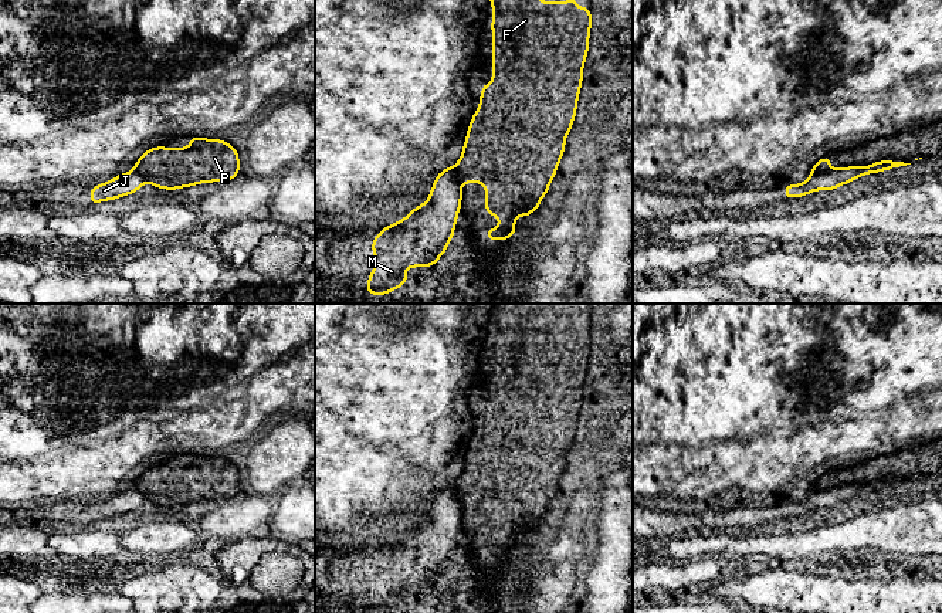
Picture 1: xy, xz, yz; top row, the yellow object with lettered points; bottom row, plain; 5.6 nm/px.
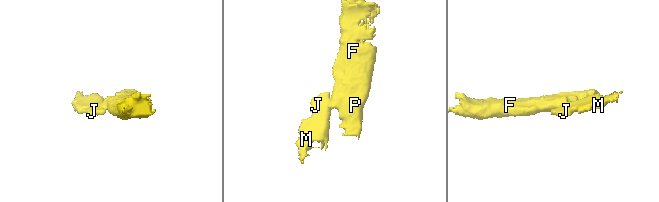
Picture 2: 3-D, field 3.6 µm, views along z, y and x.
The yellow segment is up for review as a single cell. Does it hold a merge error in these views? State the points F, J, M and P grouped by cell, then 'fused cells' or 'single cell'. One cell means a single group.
F P / J M | fused cells

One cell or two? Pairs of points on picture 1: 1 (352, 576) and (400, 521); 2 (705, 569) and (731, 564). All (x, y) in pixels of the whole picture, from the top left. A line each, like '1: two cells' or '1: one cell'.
1: one cell
2: one cell

